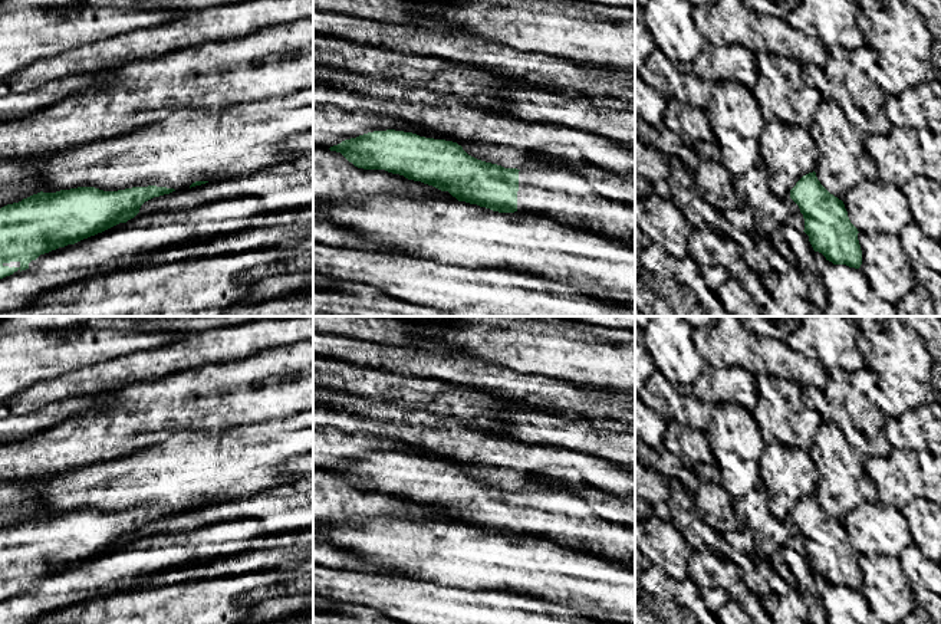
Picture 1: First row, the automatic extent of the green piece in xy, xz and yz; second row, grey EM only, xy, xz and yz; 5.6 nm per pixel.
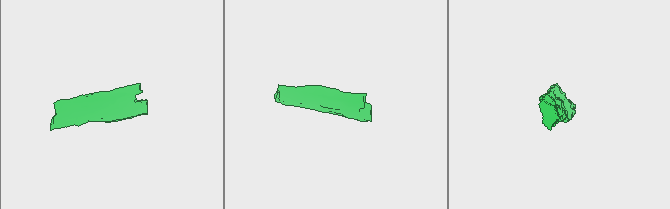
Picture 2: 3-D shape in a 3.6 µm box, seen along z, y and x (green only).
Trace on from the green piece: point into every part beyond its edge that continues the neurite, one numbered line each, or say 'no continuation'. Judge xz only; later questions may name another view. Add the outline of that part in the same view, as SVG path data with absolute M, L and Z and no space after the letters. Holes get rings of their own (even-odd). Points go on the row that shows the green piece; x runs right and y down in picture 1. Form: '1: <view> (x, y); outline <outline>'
1: xz (565, 196); outline M552 165L522 168L517 213L546 216L635 246L635 206L596 194L583 173Z

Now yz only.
no continuation

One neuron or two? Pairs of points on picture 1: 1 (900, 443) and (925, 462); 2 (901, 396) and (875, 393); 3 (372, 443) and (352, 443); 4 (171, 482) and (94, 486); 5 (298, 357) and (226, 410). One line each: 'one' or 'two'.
1: two
2: two
3: one
4: one
5: one

